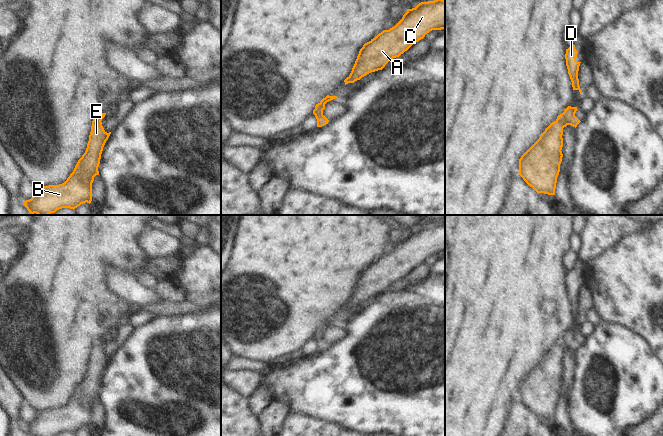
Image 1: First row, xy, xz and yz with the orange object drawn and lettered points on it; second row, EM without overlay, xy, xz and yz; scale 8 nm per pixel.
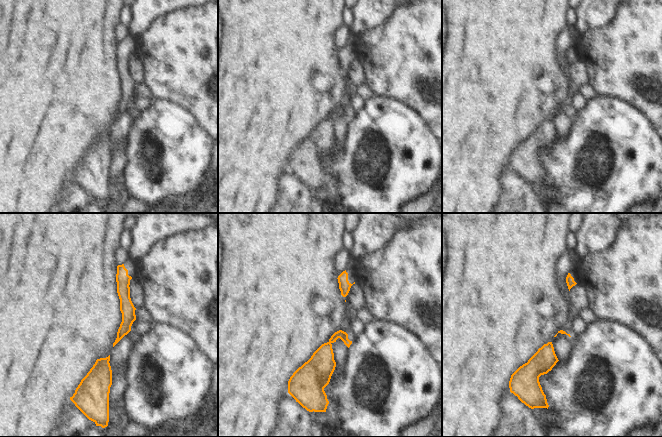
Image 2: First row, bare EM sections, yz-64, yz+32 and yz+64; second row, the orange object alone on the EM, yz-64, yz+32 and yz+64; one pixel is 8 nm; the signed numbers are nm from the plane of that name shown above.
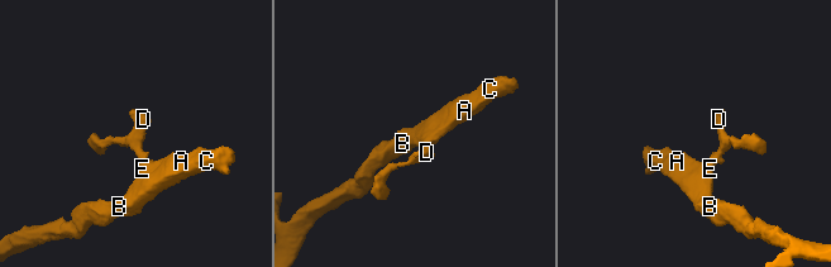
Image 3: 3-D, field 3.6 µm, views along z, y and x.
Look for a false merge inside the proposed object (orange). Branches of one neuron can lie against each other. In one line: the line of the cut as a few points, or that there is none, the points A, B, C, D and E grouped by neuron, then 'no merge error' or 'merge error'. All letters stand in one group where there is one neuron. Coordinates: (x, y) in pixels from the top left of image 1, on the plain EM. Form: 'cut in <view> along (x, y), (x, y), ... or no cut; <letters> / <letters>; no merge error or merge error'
no cut; A B C D E; no merge error

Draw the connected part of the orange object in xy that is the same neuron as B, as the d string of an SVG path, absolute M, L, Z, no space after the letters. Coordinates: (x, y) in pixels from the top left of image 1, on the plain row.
M102 337L94 341L86 375L78 384L73 396L67 404L59 409L37 411L34 420L29 424L23 425L29 436L56 436L62 432L70 432L74 434L83 427L91 427L92 407L94 405L94 401L99 399L98 391L103 371L111 358L111 356L107 357L102 350L101 345L105 339L106 337Z

